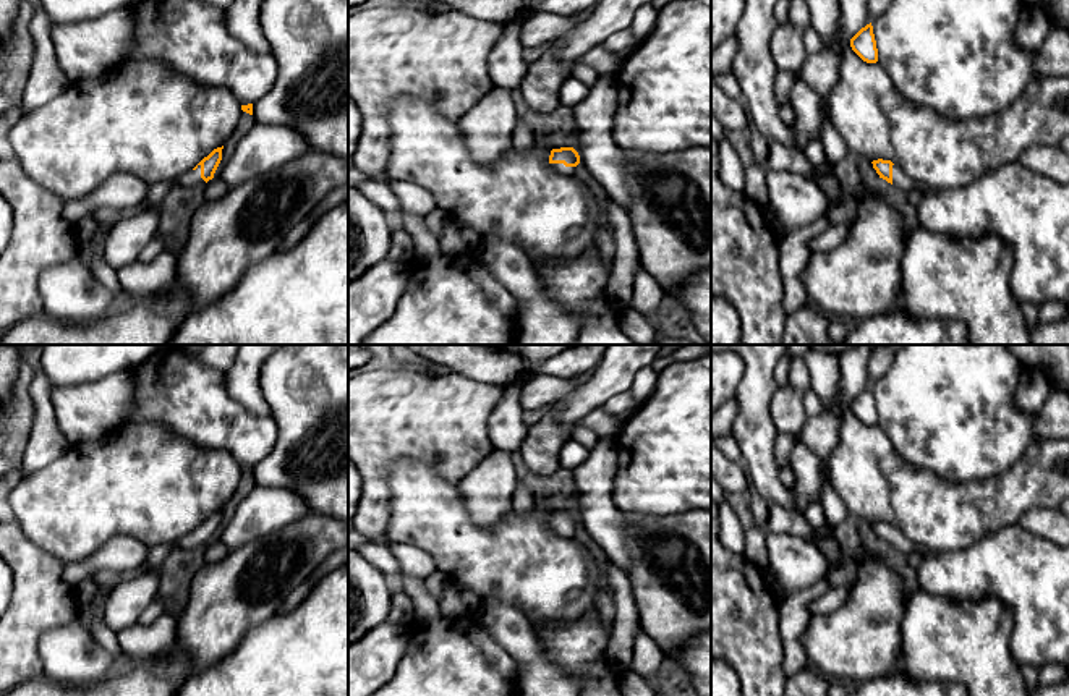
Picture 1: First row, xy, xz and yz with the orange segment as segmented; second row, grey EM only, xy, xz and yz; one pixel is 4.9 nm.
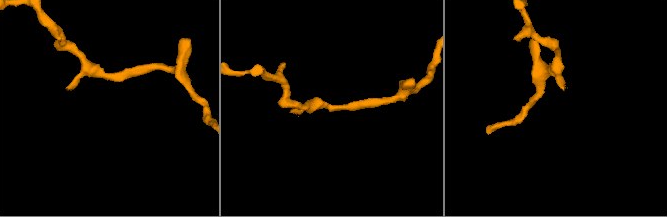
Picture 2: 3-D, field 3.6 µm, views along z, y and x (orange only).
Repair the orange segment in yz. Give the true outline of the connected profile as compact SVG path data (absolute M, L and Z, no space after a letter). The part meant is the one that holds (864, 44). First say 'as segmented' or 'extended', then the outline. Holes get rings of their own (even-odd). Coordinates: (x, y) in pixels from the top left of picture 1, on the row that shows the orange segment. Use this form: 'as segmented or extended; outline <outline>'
as segmented; outline M871 23L862 28L852 39L850 39L852 50L867 63L878 62L878 49L873 34Z

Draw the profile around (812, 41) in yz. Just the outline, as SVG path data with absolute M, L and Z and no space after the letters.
M808 26L803 29L803 45L805 45L805 52L808 55L813 55L821 52L824 42L821 36L811 26Z

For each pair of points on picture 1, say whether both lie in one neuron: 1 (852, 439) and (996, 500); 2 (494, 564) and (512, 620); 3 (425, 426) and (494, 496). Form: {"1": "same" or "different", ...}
{"1": "same", "2": "different", "3": "different"}

